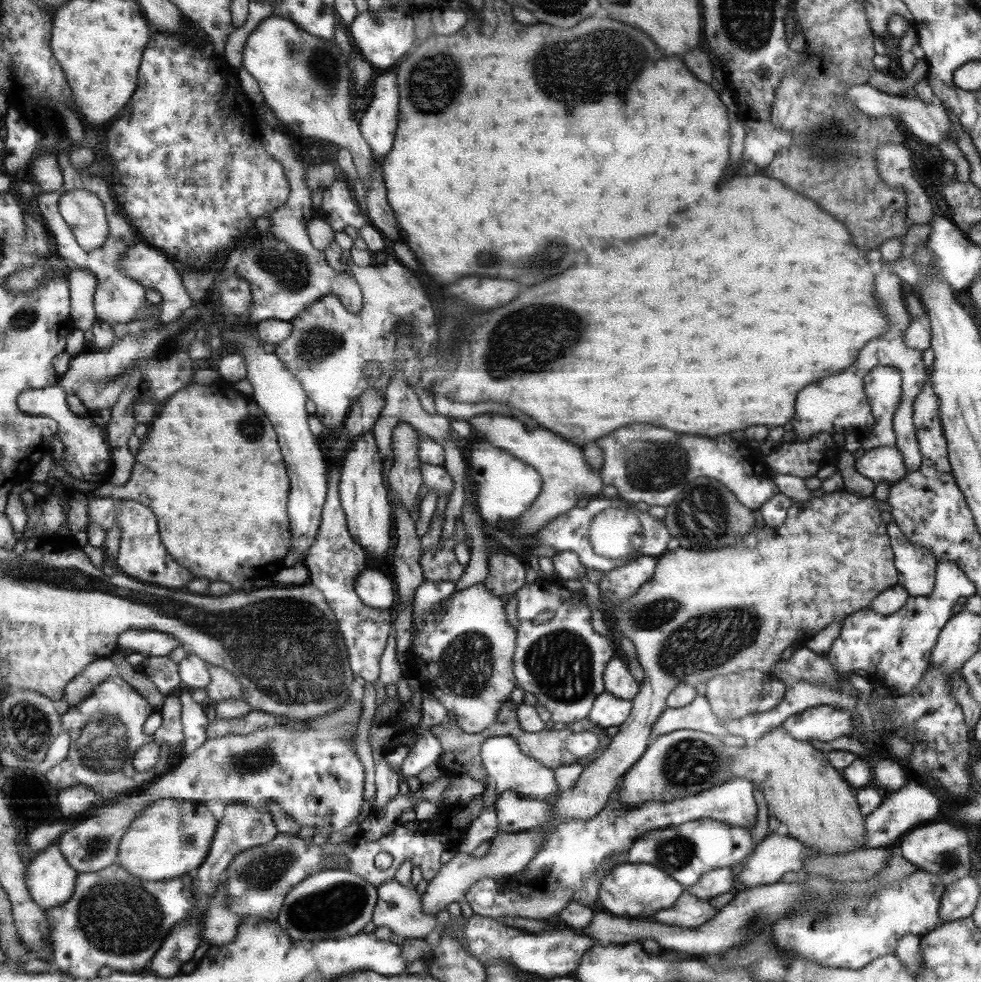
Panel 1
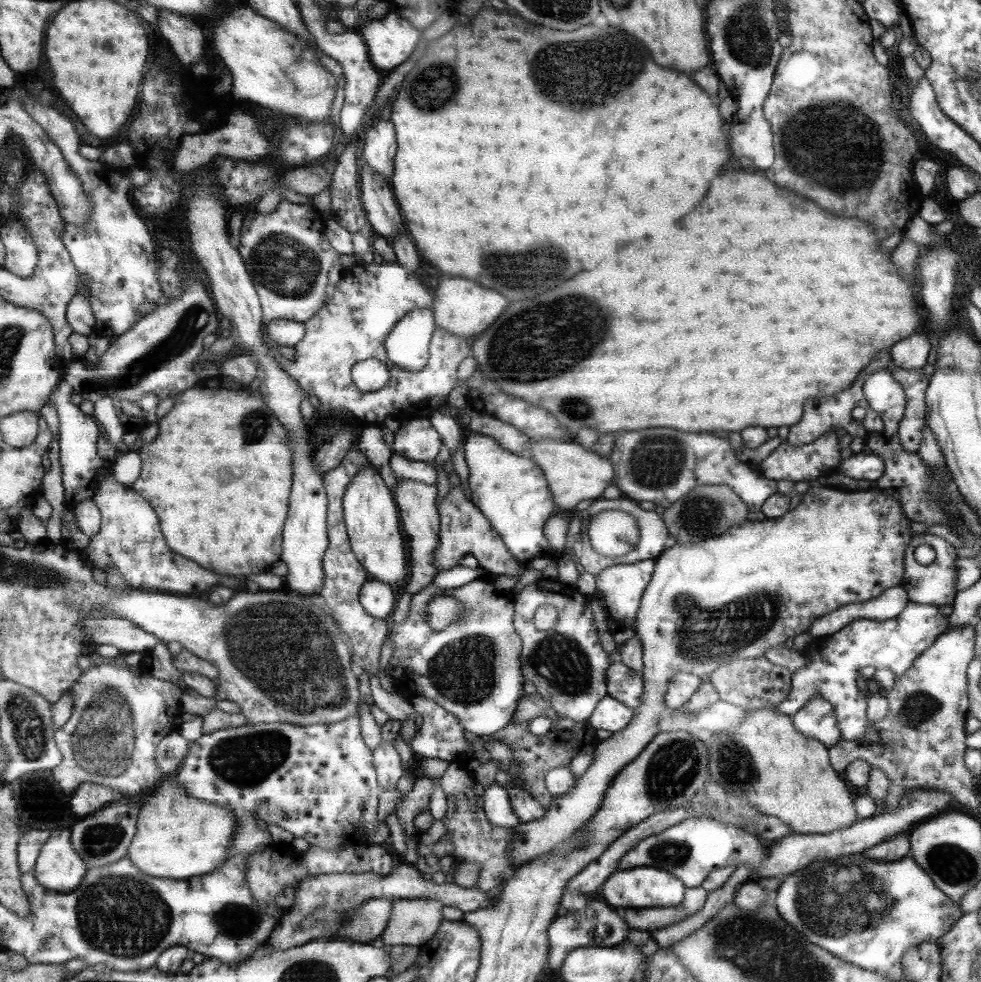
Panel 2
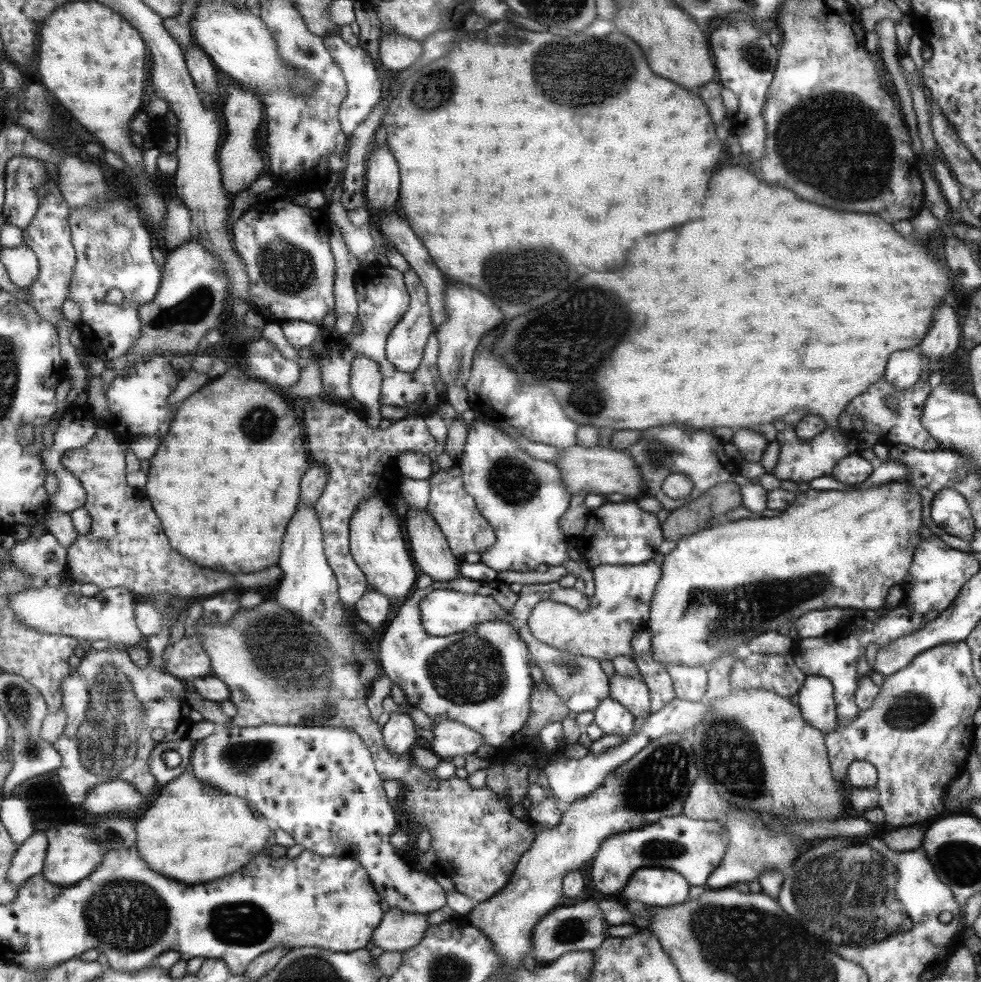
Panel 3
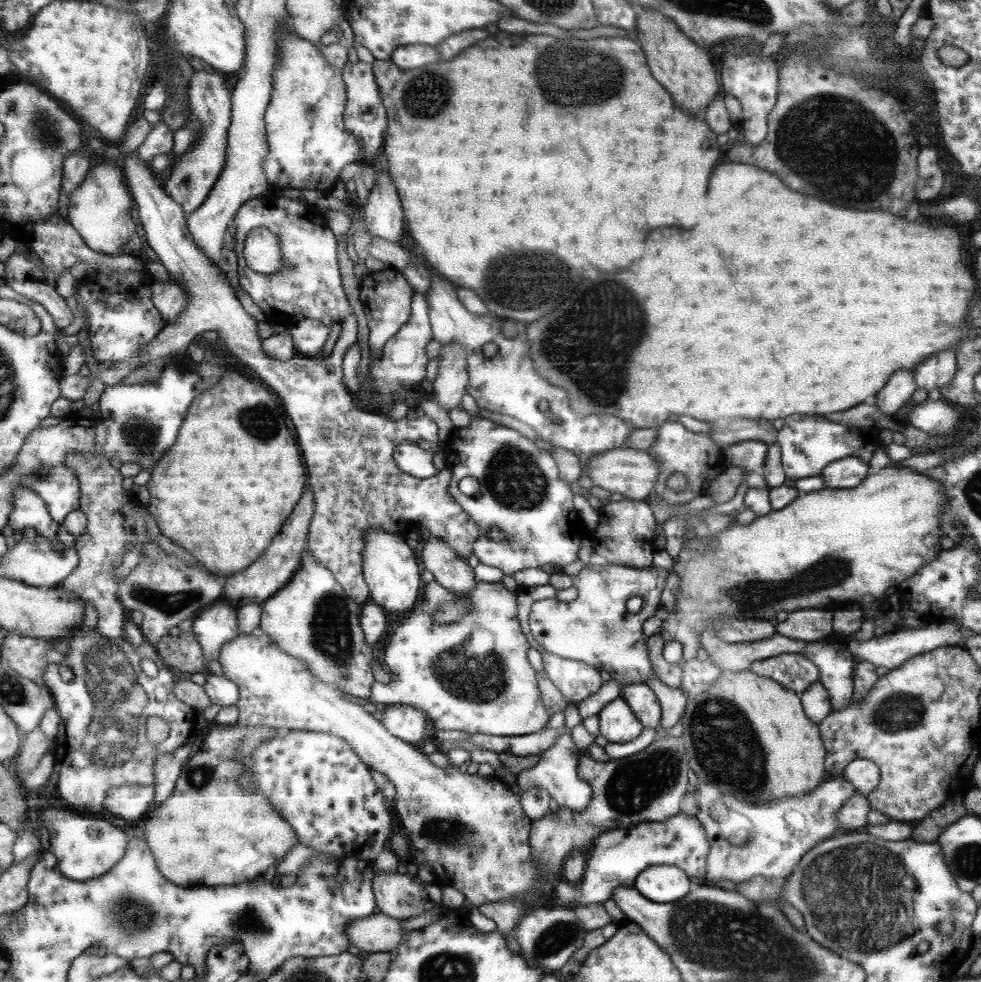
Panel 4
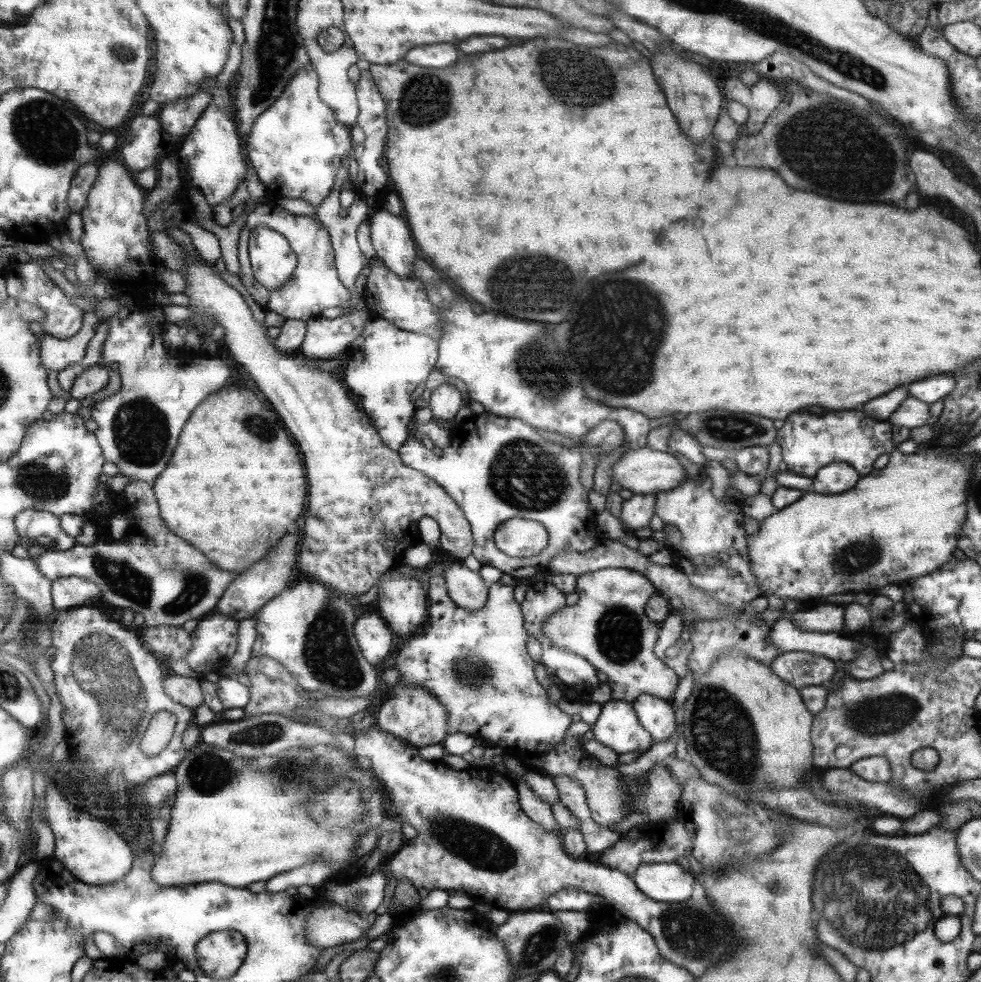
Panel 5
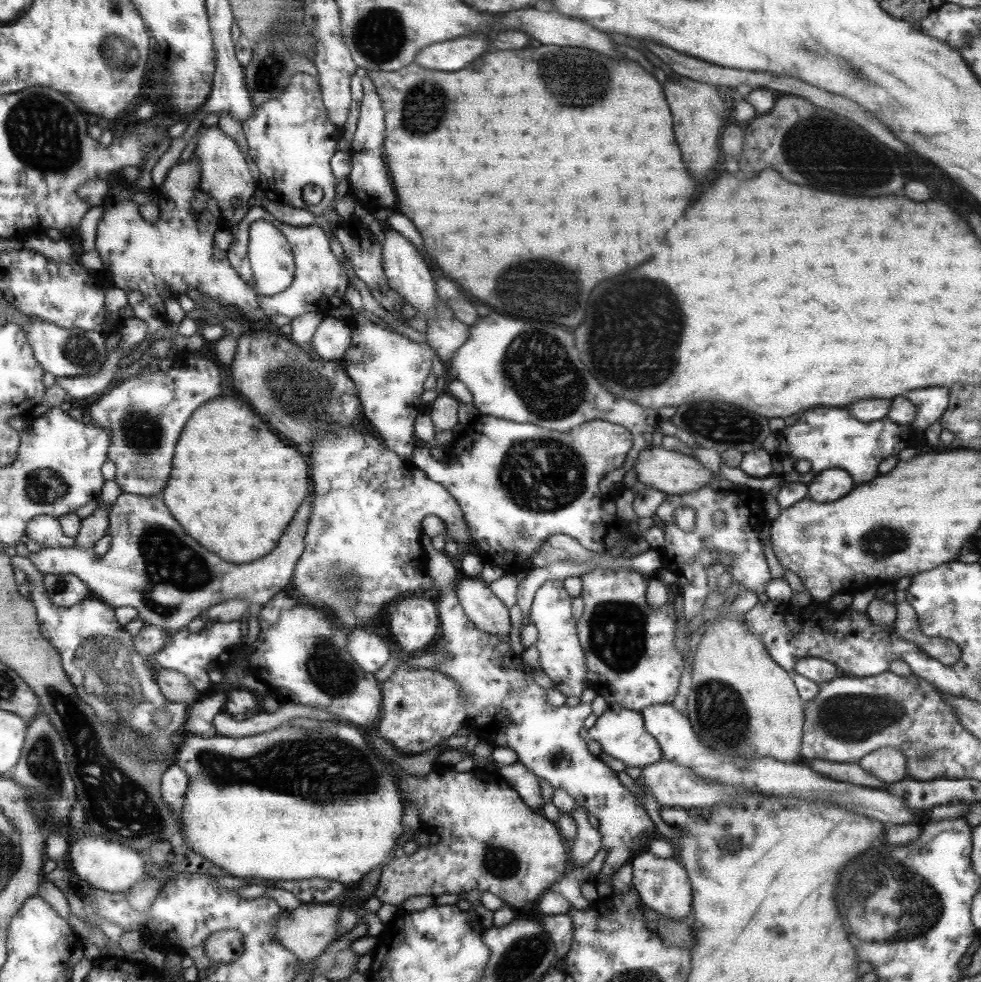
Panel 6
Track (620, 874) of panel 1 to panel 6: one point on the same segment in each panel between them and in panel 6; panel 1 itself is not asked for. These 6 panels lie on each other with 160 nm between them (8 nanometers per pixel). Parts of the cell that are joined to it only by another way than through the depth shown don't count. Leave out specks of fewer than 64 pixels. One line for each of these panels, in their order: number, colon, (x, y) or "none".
2: (641, 887)
3: (652, 887)
4: (663, 884)
5: (666, 882)
6: (662, 885)

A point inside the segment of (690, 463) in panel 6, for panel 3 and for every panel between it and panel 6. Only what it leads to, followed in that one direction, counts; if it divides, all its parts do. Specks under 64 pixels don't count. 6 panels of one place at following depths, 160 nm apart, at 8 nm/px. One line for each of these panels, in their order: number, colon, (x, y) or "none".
3: (598, 470)
4: (630, 472)
5: (643, 471)

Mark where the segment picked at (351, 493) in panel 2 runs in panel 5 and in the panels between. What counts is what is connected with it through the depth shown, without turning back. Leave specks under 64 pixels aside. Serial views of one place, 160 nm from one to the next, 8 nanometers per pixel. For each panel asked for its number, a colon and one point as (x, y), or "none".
3: (375, 541)
4: (391, 573)
5: (400, 599)

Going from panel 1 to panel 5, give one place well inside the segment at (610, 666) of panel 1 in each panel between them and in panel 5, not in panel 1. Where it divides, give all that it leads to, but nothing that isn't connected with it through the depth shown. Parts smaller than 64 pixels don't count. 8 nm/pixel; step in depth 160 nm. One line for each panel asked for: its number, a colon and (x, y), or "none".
2: (623, 684)
3: (631, 692)
4: (643, 704)
5: (656, 716)

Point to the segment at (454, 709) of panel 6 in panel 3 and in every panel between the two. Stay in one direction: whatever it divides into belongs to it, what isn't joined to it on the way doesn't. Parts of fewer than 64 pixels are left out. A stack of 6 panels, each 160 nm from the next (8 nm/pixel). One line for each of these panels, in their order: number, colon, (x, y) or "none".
3: (397, 734)
4: (407, 724)
5: (412, 715)

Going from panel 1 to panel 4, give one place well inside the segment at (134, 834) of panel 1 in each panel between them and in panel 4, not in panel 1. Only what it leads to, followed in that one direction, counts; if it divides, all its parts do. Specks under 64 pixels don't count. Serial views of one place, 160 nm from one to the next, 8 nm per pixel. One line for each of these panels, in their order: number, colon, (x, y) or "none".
2: (178, 837)
3: (191, 832)
4: (209, 831)

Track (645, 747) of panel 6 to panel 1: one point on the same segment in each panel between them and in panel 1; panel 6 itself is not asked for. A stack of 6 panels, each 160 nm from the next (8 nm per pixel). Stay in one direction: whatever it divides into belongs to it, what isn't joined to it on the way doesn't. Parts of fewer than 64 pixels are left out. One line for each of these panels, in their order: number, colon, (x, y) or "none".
1: (608, 712)
2: (611, 715)
3: (610, 717)
4: (616, 723)
5: (617, 727)

